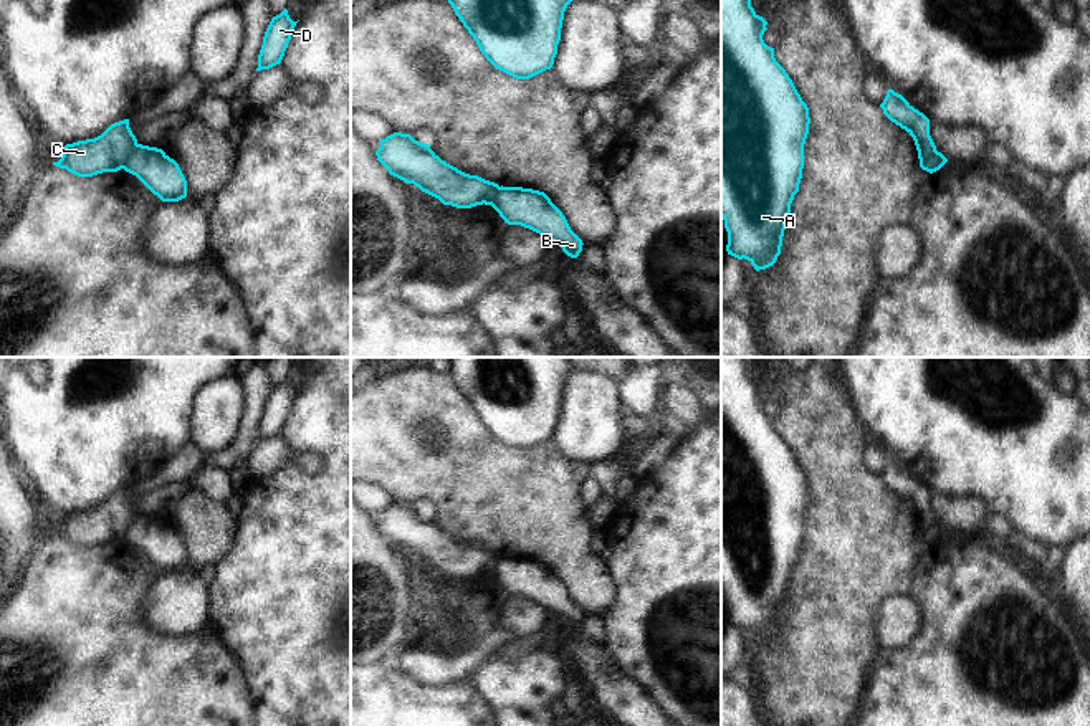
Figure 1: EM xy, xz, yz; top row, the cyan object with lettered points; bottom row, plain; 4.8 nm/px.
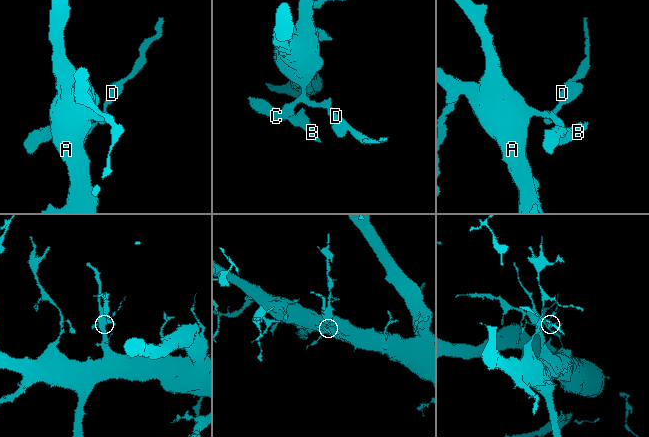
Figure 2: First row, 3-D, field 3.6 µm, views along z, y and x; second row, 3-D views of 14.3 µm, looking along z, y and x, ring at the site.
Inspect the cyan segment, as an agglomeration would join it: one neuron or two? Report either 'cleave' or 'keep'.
cleave

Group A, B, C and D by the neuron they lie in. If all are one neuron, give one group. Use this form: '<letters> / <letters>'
A C D / B

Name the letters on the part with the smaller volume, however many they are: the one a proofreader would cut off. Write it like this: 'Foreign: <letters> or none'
Foreign: B

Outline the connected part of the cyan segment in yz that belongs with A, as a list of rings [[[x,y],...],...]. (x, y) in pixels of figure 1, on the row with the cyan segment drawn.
[[[721,0],[721,218],[728,255],[748,260],[756,271],[781,255],[810,124],[807,104],[763,40],[766,25],[751,0]]]

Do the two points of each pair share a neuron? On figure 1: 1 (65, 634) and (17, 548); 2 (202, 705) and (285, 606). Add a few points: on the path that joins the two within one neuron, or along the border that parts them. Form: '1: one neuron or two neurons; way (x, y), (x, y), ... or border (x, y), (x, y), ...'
1: two neurons; border (38, 539), (17, 584)
2: two neurons; border (214, 630), (235, 659), (252, 698)

